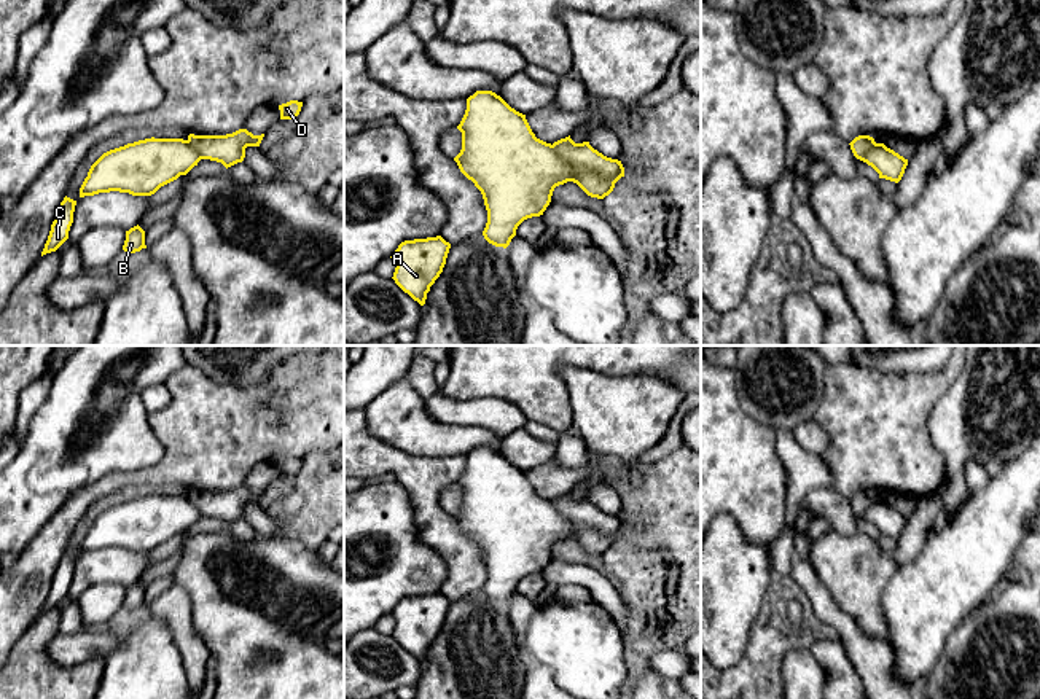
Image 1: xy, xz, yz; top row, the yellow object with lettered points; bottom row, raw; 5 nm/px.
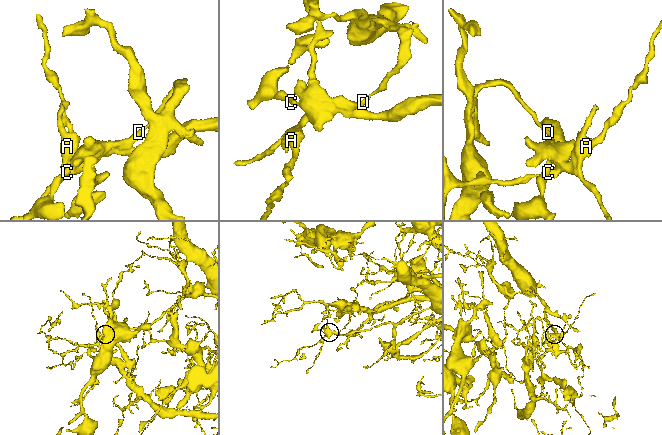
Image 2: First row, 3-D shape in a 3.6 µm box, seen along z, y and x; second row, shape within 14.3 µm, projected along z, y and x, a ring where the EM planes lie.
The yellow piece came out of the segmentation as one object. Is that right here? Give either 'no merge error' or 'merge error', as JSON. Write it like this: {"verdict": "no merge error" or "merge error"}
{"verdict": "merge error"}

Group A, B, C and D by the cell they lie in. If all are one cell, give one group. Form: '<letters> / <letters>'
A B D / C

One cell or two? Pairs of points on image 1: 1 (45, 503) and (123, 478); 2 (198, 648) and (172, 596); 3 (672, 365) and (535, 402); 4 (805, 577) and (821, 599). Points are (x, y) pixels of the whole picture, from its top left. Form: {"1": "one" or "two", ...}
{"1": "two", "2": "one", "3": "one", "4": "one"}

